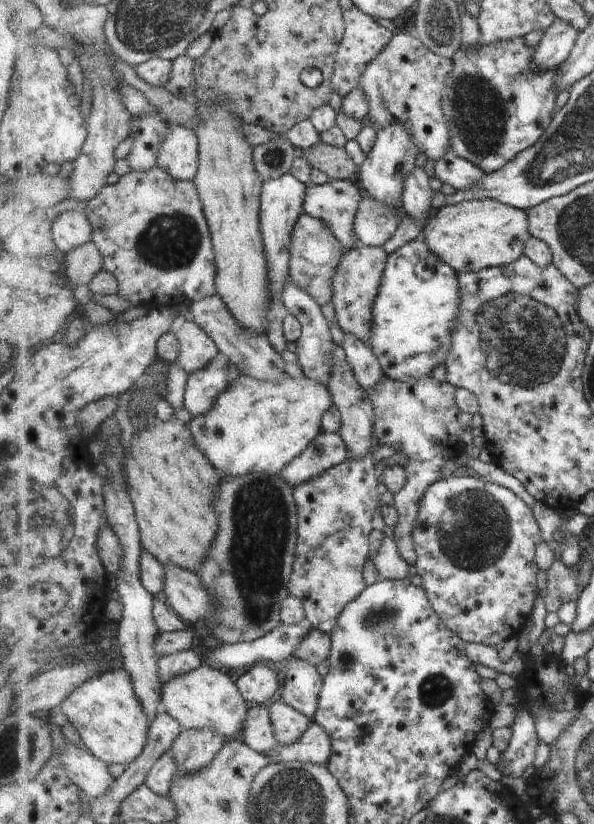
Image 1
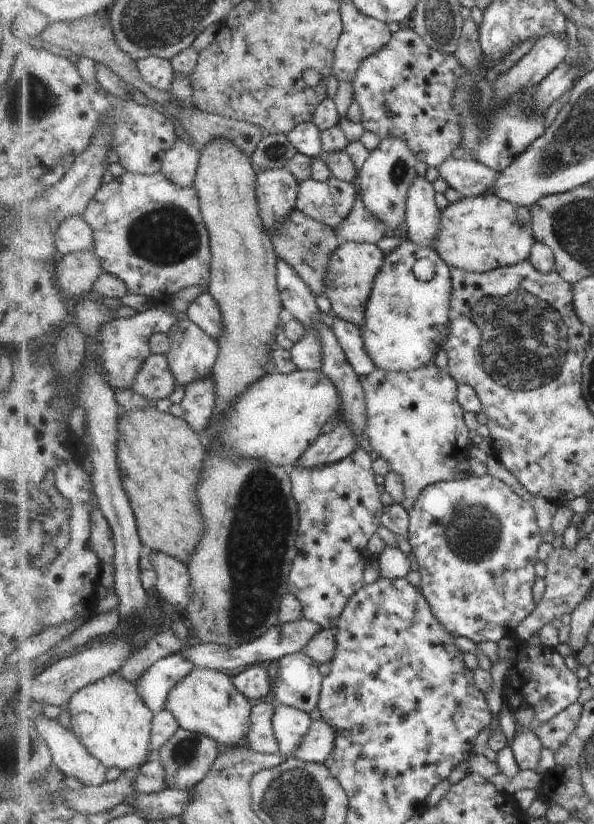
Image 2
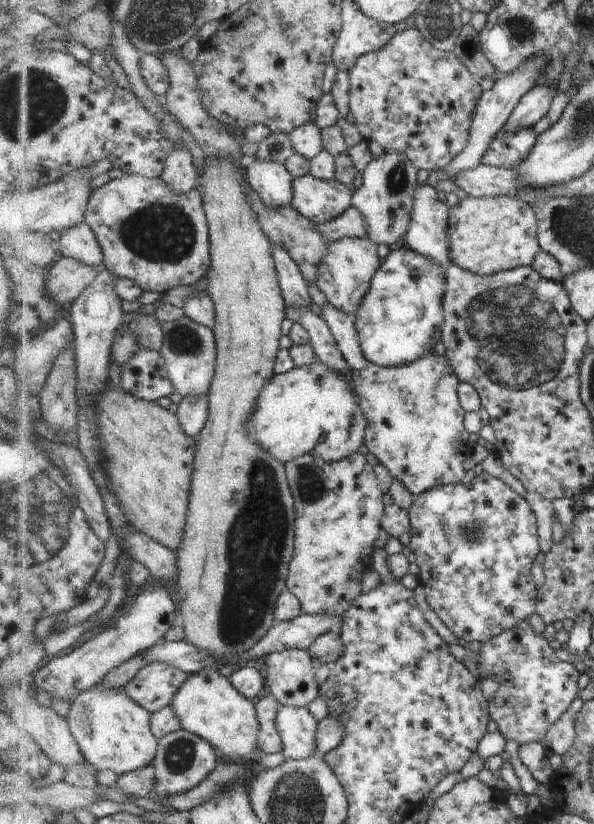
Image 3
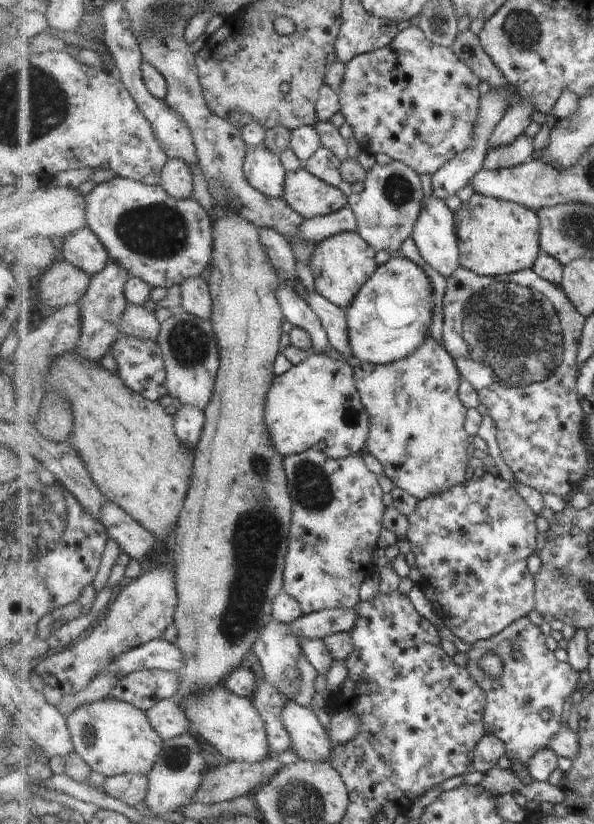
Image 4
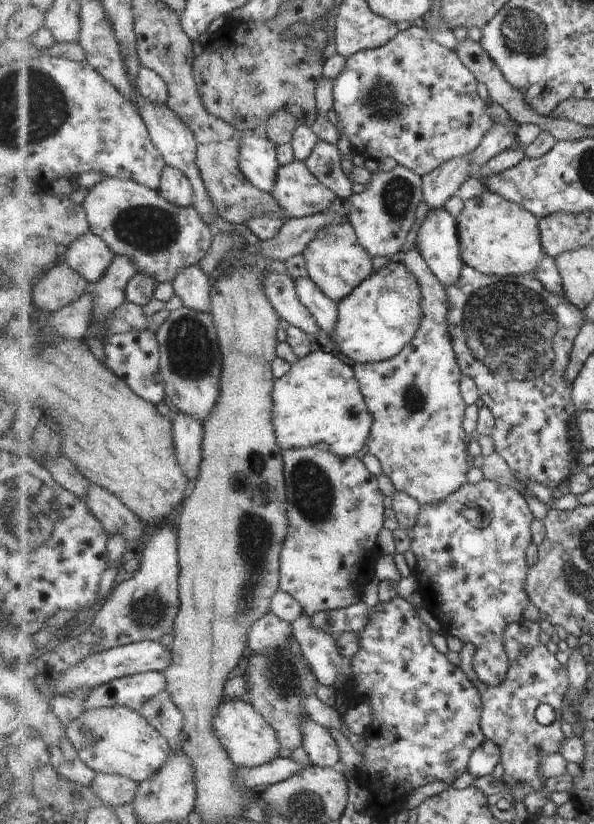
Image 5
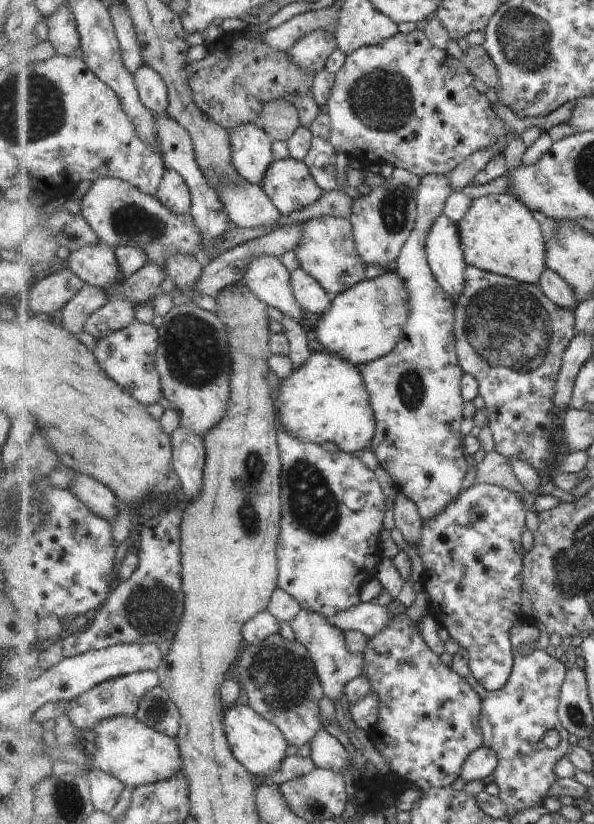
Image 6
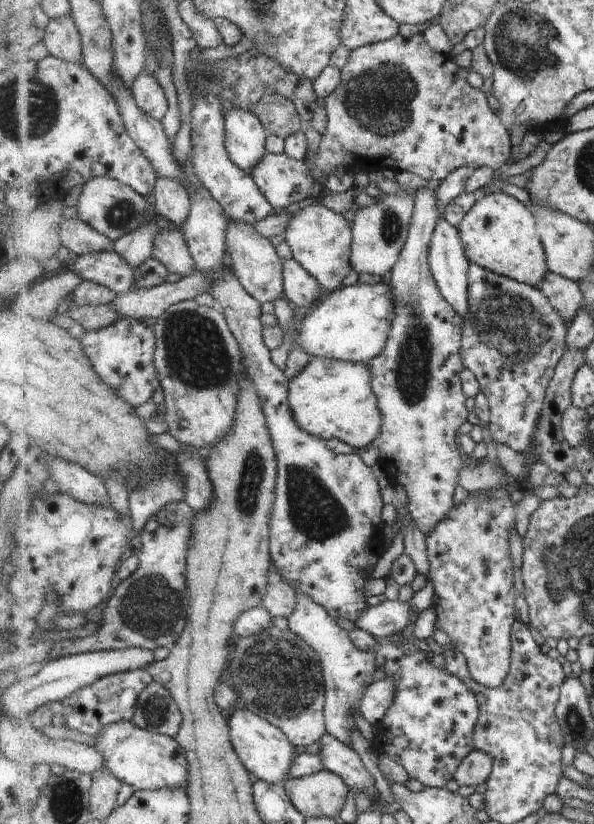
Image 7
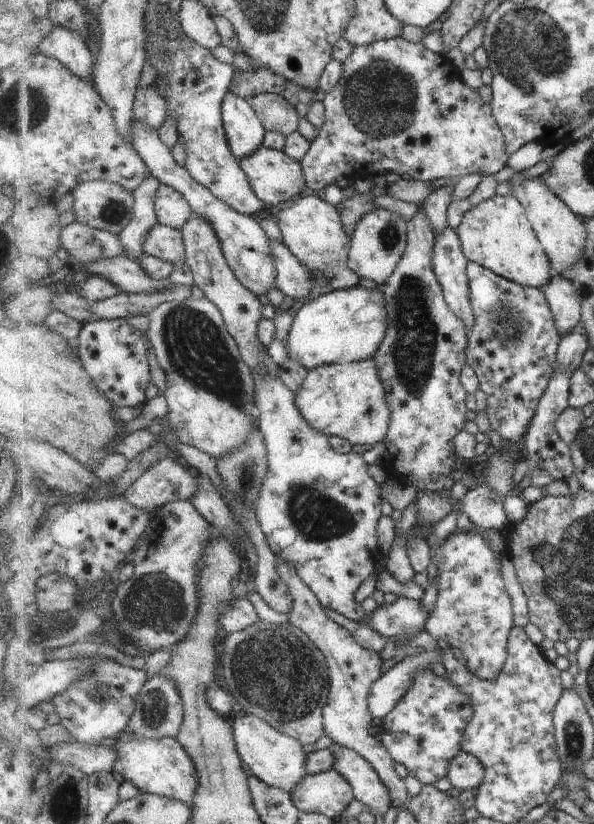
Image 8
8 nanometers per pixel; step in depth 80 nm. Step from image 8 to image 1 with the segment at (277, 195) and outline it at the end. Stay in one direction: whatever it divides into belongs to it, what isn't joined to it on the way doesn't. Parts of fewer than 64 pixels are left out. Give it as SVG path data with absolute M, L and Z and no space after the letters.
M329 180L322 185L308 186L304 212L328 225L333 234L344 244L345 249L349 250L359 241L354 225L364 197L358 180Z

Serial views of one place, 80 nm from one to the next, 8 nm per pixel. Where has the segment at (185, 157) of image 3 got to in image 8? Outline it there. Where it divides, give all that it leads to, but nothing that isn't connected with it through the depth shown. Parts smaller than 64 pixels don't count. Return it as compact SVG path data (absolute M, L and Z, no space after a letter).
M165 183L159 185L154 201L160 224L177 230L181 230L194 213L188 198Z

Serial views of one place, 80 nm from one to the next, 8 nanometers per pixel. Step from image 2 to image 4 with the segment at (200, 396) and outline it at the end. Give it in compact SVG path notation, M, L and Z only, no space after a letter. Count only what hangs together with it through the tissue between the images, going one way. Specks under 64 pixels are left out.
M182 405L175 413L174 419L176 420L176 435L194 453L206 423L204 410L193 405Z

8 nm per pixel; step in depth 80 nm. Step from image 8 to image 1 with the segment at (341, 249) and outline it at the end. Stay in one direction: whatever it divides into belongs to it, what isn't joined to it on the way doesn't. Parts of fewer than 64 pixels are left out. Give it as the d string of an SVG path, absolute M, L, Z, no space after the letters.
M357 241L347 250L334 279L333 305L336 310L337 323L343 333L354 336L364 343L372 340L373 309L380 294L384 272L388 266L388 254L383 247L366 245Z

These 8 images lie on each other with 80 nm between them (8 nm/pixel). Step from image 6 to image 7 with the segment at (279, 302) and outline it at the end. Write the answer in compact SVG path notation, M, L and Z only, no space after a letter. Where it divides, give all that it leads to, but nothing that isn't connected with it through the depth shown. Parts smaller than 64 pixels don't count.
M229 219L226 234L226 245L234 262L235 274L239 277L241 284L261 304L263 302L276 303L286 298L284 289L284 264L282 258L275 250L274 244L263 235L256 232L254 225L236 223Z

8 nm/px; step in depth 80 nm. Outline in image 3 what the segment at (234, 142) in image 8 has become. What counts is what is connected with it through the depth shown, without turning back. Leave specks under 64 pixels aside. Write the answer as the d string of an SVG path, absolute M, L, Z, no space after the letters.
M255 157L249 159L246 166L245 174L249 184L262 198L266 207L280 209L292 204L295 178L284 163Z

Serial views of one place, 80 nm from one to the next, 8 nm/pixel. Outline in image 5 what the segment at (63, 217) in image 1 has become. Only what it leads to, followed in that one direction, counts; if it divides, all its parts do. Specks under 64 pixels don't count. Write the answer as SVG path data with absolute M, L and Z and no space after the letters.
M89 231L62 249L61 259L92 285L108 271L108 266L115 258L109 245L100 236Z

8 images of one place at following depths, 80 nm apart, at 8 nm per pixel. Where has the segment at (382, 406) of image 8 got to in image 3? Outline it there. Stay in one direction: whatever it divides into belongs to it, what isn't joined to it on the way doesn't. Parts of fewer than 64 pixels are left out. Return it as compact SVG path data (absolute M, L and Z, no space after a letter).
M319 360L309 366L295 367L292 371L274 374L256 400L252 420L249 419L250 436L255 436L261 448L285 464L309 453L316 459L340 461L351 454L365 451L368 420L357 401L353 386L346 379L346 374L338 373Z

